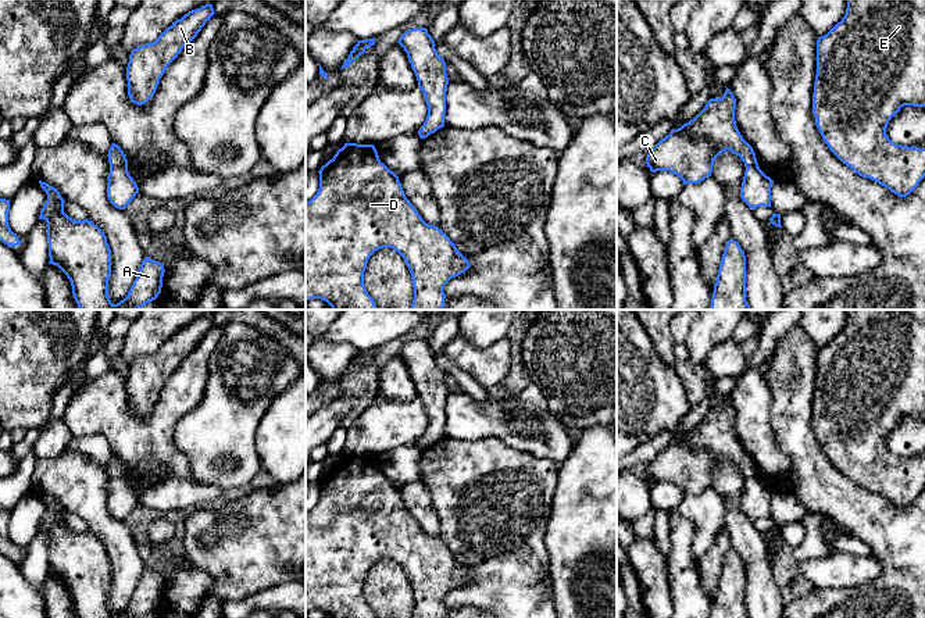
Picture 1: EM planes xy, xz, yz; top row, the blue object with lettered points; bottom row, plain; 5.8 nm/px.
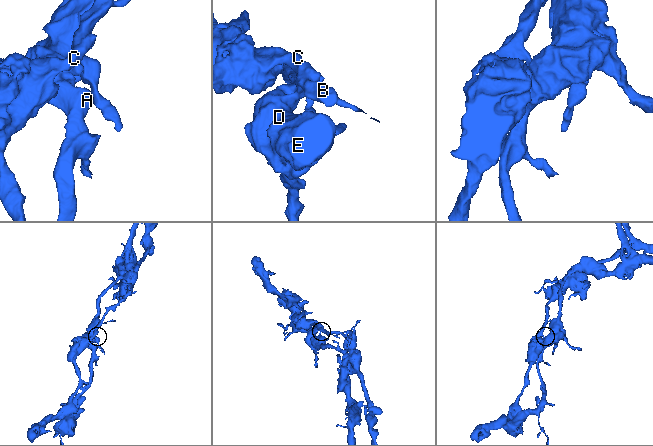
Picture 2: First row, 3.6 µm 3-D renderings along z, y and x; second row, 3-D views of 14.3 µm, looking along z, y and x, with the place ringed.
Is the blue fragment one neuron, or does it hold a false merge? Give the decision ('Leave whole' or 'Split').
Split

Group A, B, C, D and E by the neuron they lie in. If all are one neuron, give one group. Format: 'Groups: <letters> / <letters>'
Groups: A D E / B C

